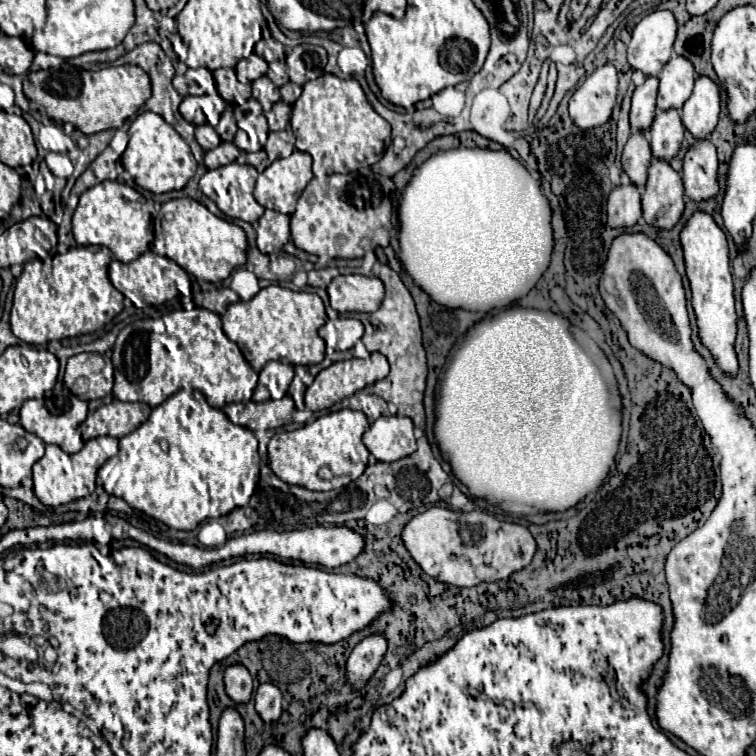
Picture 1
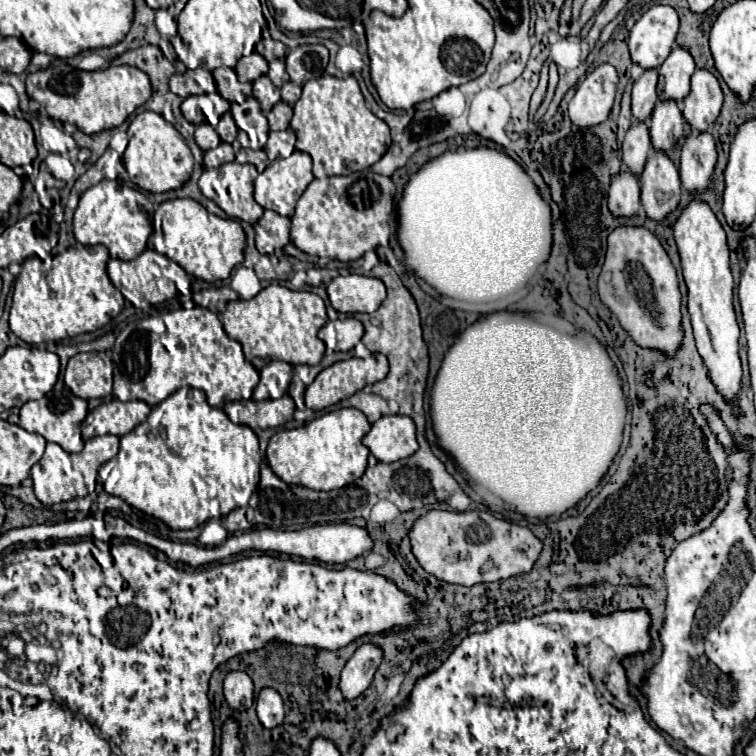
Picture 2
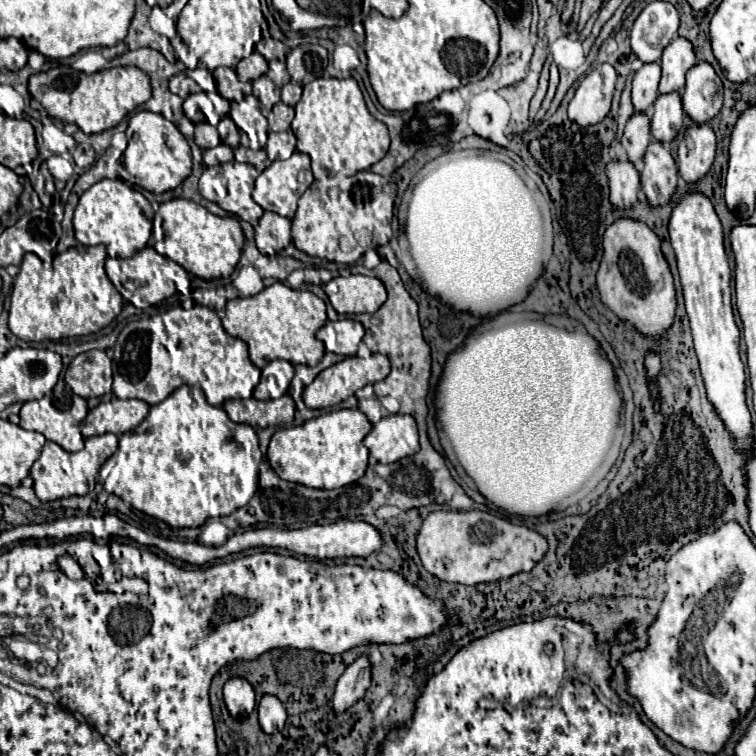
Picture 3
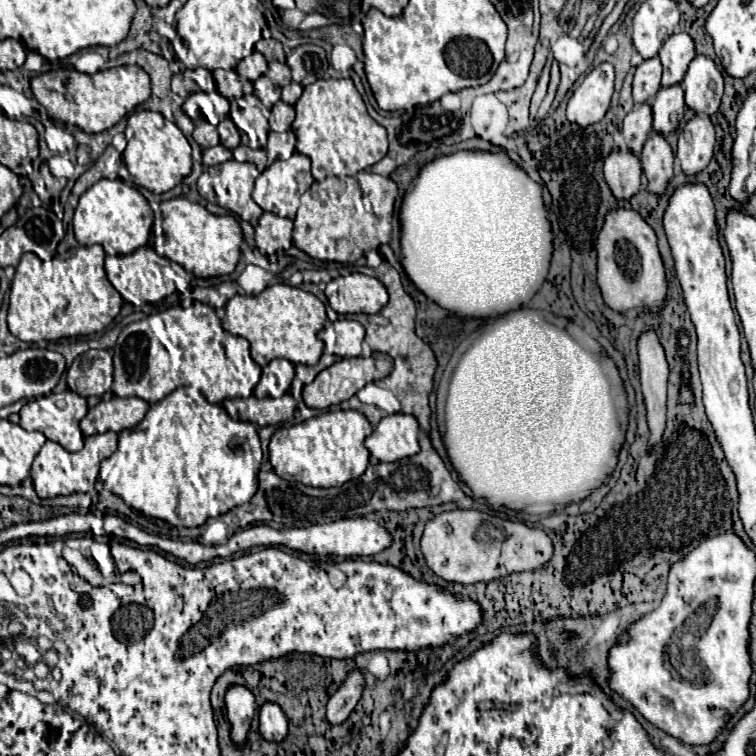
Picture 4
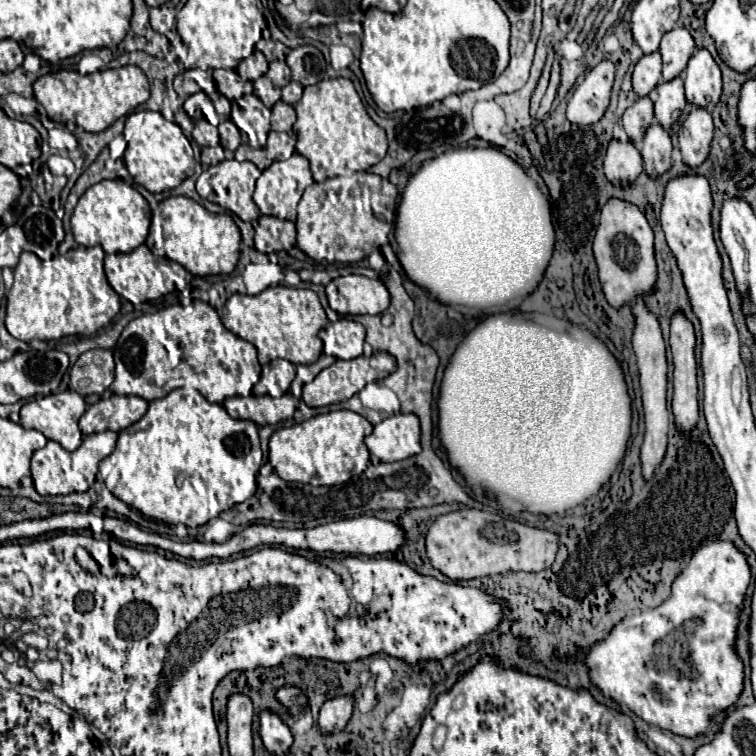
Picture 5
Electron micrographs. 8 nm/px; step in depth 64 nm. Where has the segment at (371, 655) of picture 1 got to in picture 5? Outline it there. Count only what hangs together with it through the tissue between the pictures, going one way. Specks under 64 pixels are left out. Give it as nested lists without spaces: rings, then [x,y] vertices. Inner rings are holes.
[[[354,694],[328,700],[320,710],[320,718],[318,718],[320,730],[324,734],[344,730],[344,726],[348,724],[348,720],[352,716],[352,710],[354,710]]]

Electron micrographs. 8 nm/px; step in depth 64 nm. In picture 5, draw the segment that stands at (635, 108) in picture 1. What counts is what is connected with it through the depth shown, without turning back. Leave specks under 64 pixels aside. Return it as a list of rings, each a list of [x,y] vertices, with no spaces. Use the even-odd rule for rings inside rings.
[[[658,52],[646,54],[638,60],[632,74],[632,88],[636,96],[648,96],[662,80],[662,58]]]

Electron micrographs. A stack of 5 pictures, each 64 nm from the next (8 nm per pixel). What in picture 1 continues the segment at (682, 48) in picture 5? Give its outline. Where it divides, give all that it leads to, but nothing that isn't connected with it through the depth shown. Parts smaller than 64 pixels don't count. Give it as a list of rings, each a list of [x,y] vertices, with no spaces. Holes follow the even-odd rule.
[[[672,56],[670,62],[660,72],[658,108],[680,110],[694,88],[694,66],[684,56]]]

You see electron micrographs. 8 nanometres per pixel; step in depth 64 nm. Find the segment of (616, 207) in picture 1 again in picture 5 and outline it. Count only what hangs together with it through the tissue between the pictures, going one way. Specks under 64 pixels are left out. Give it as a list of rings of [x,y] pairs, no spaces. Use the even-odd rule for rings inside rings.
[[[612,140],[604,156],[604,174],[618,188],[630,186],[642,174],[642,156],[638,148],[628,140]]]

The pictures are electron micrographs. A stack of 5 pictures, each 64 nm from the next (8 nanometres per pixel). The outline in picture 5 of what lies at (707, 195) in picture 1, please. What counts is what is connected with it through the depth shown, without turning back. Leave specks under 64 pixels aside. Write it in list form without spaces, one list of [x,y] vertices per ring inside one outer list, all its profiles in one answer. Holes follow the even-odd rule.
[[[694,106],[678,134],[682,162],[690,168],[700,166],[710,154],[712,136],[714,136],[714,126],[712,126],[710,112]]]

